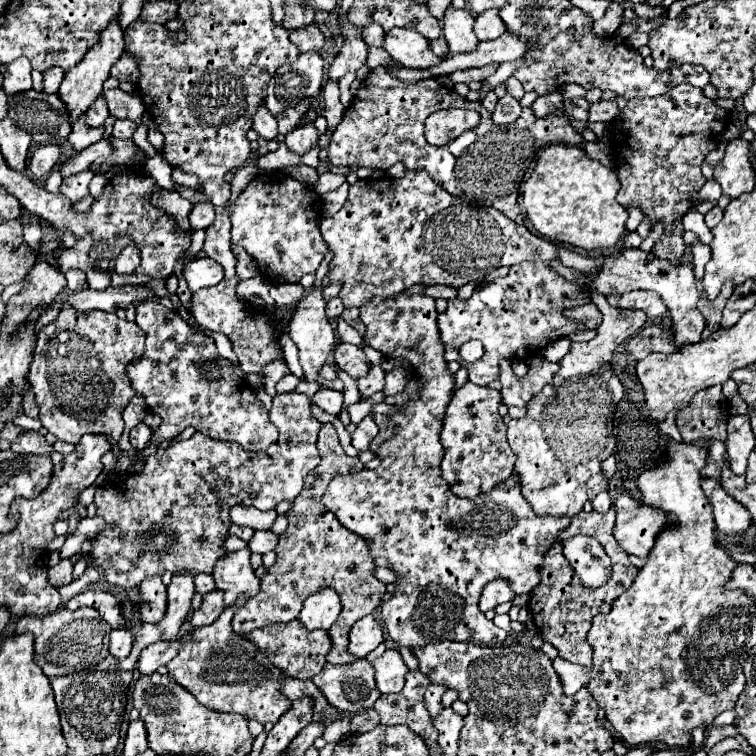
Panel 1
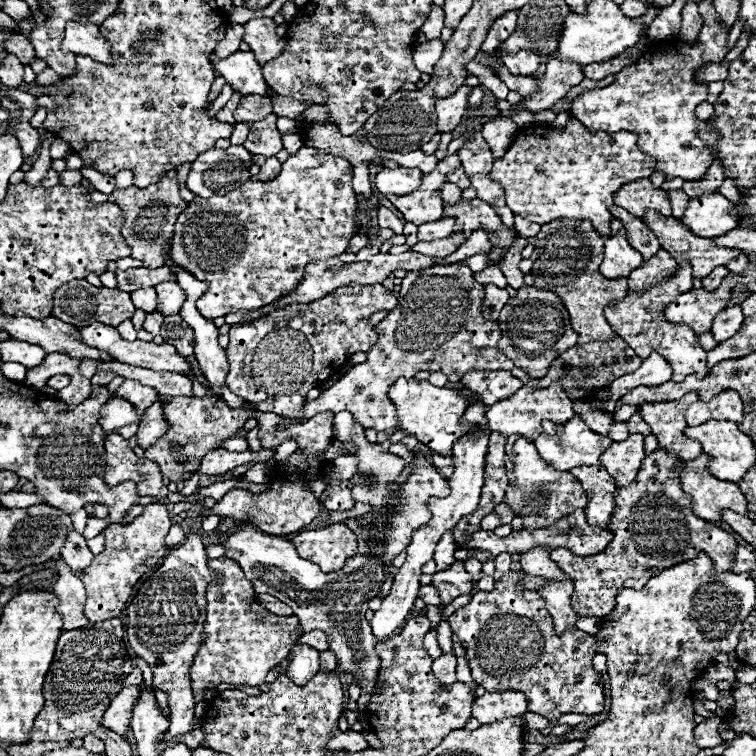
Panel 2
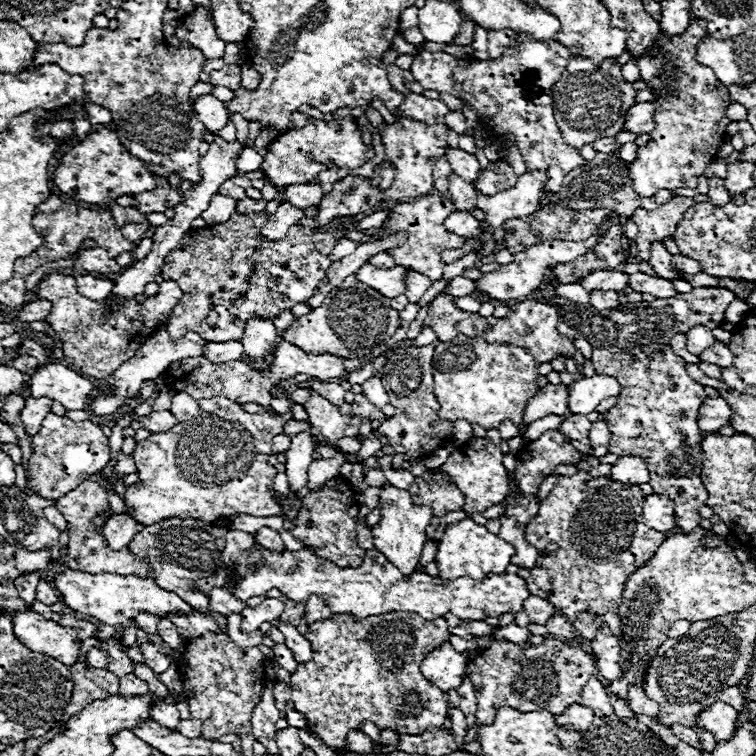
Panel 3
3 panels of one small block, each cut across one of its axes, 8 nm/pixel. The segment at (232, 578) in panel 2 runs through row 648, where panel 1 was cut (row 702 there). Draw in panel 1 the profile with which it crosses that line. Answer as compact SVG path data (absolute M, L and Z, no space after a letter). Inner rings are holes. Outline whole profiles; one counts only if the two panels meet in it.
M238 600L232 608L224 610L224 614L210 626L194 628L192 640L184 642L178 656L168 662L168 678L186 688L196 700L216 712L238 712L246 718L254 718L262 724L276 724L278 718L290 708L290 700L276 688L280 680L284 680L282 672L276 672L252 644L246 648L246 640L232 632L228 620L232 620L236 608L240 608L246 600Z

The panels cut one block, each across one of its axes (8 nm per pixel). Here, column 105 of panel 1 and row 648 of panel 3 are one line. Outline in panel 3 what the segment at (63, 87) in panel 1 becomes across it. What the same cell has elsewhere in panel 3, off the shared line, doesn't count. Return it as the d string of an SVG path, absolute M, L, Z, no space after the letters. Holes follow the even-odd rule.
M30 610L14 614L14 632L16 638L34 652L44 652L66 666L78 662L82 640L76 640L72 628L64 628Z

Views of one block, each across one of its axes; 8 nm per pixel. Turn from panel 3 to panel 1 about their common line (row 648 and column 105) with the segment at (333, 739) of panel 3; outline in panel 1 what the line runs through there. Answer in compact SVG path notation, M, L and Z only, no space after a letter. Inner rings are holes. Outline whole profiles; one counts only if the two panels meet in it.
M64 304L58 318L38 332L38 344L34 352L34 362L30 366L30 386L36 394L36 404L40 408L40 420L44 428L58 440L78 444L84 432L108 434L112 446L118 446L120 434L124 430L122 412L130 398L136 394L132 382L126 374L126 364L144 354L144 332L130 320L122 320L108 312L78 312L74 306Z

